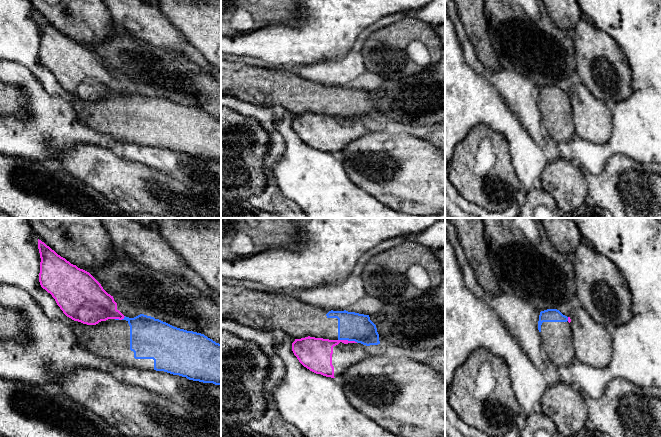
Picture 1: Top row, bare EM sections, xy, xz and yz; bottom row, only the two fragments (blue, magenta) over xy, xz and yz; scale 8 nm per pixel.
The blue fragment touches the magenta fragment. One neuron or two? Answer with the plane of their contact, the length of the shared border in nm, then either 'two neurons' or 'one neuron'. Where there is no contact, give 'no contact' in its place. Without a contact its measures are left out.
xz | 160 nm | two neurons

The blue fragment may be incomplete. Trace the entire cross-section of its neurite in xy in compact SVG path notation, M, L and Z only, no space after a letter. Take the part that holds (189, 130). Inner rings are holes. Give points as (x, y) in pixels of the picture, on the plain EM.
M144 90L134 94L125 92L122 96L108 95L96 101L87 101L73 96L72 105L82 125L121 142L164 147L193 157L221 161L221 120L204 110L180 105Z

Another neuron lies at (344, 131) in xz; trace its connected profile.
M315 113L295 115L292 127L310 147L339 155L347 145L367 135L373 128L361 119Z

